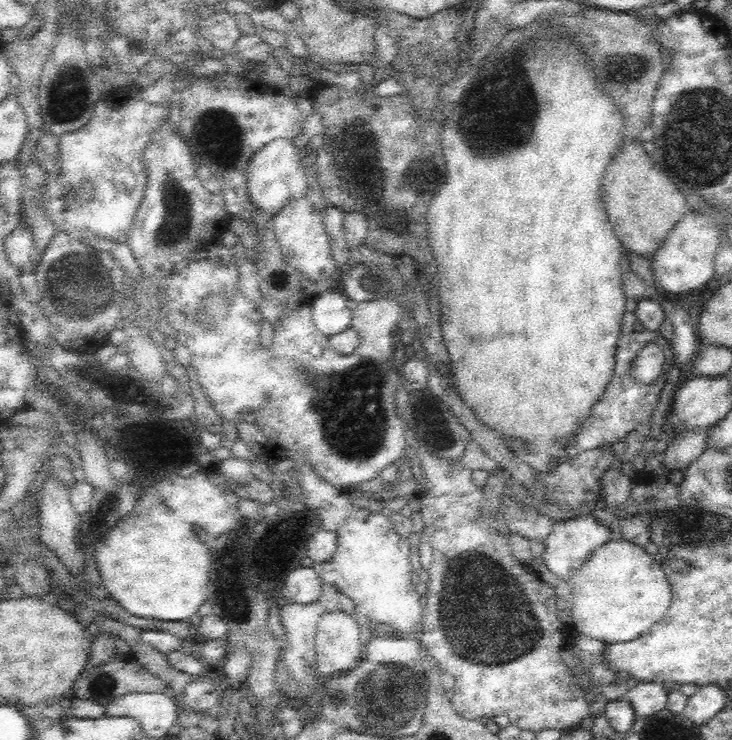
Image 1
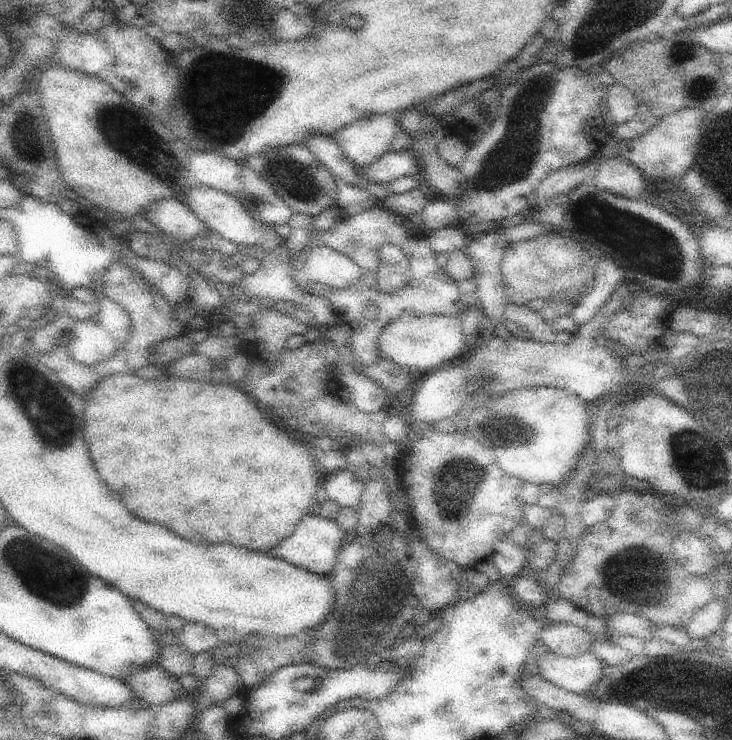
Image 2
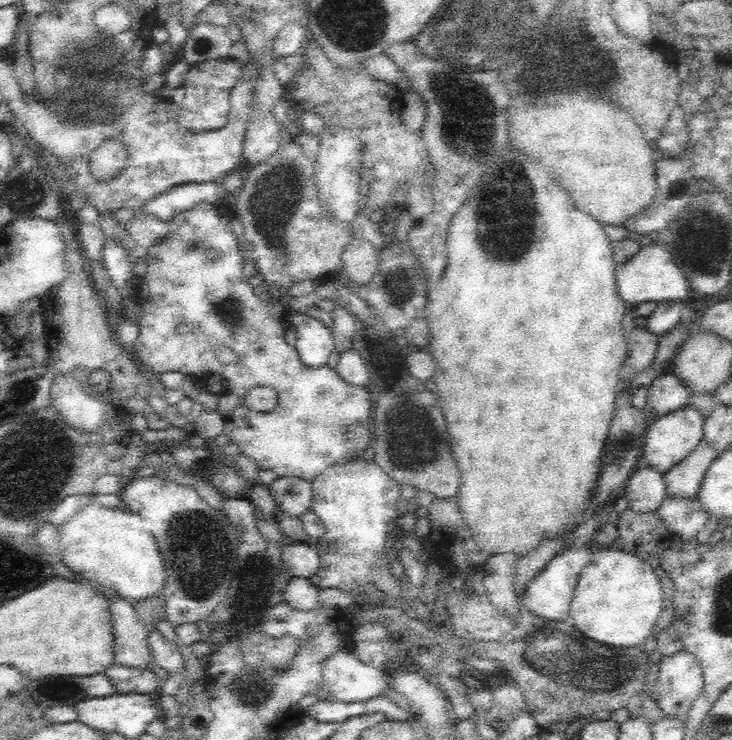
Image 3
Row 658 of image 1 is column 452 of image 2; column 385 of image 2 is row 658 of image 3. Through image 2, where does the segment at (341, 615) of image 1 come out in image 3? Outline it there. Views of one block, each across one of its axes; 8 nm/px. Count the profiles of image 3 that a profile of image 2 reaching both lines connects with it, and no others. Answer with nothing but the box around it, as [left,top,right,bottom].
[322,653,391,702]

